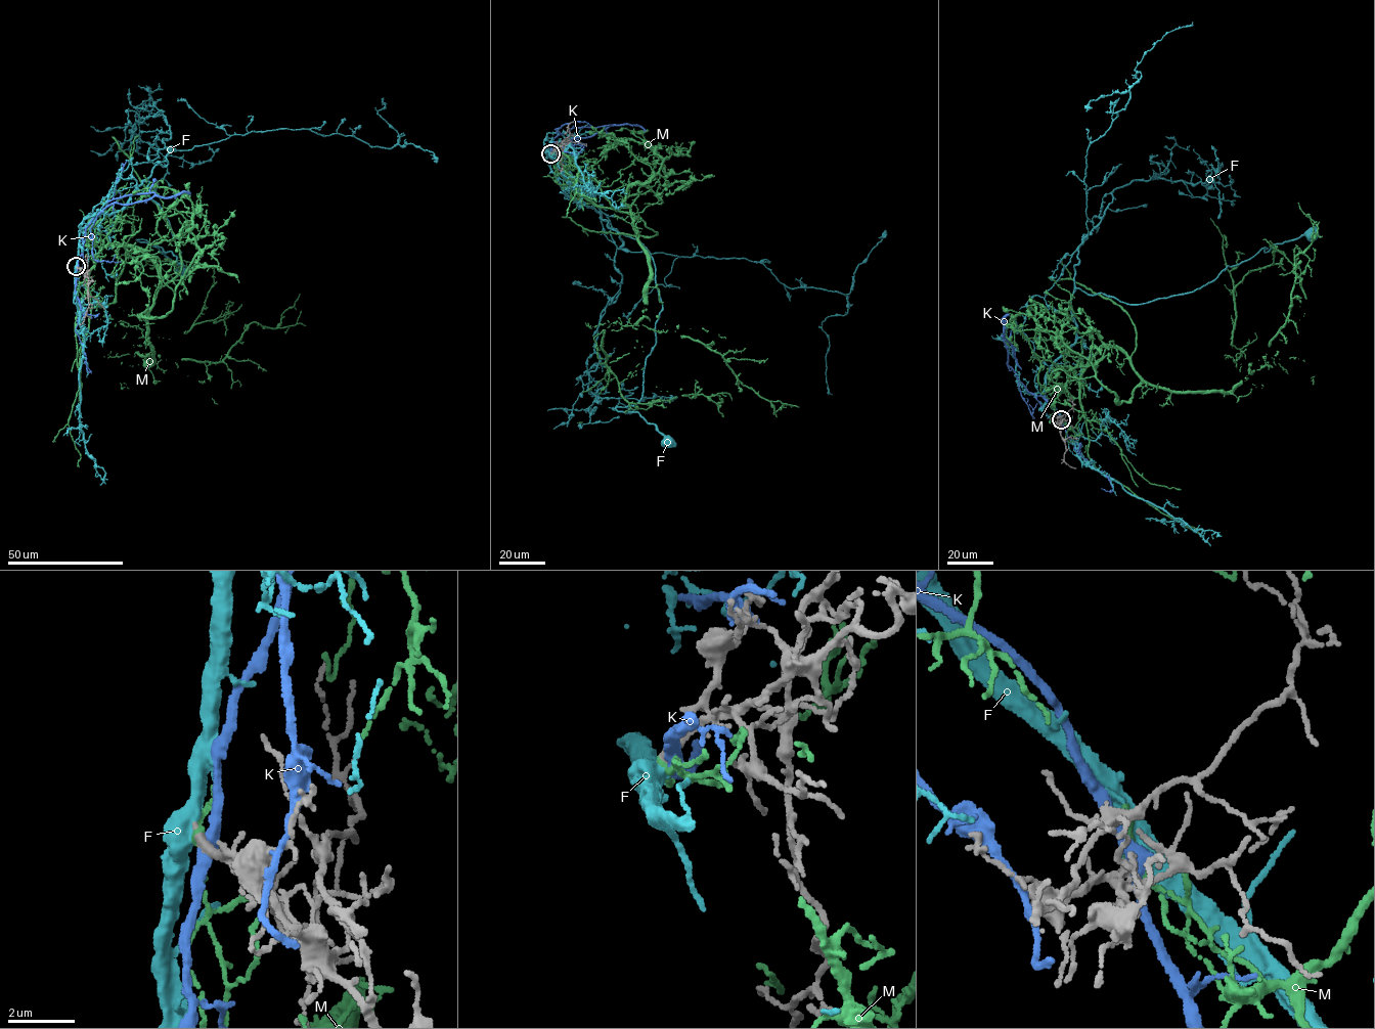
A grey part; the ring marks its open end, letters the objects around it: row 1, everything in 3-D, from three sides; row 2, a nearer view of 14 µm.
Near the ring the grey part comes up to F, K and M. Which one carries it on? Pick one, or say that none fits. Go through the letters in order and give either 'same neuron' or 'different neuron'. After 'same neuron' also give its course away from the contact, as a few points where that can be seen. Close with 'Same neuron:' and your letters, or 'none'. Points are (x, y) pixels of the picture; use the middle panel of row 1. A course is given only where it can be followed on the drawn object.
F: same neuron | via (550, 153), (565, 193), (653, 261), (662, 304), (655, 345), (641, 397), (616, 408), (636, 412), (668, 441)
K: different neuron
M: different neuron
Same neuron: F

